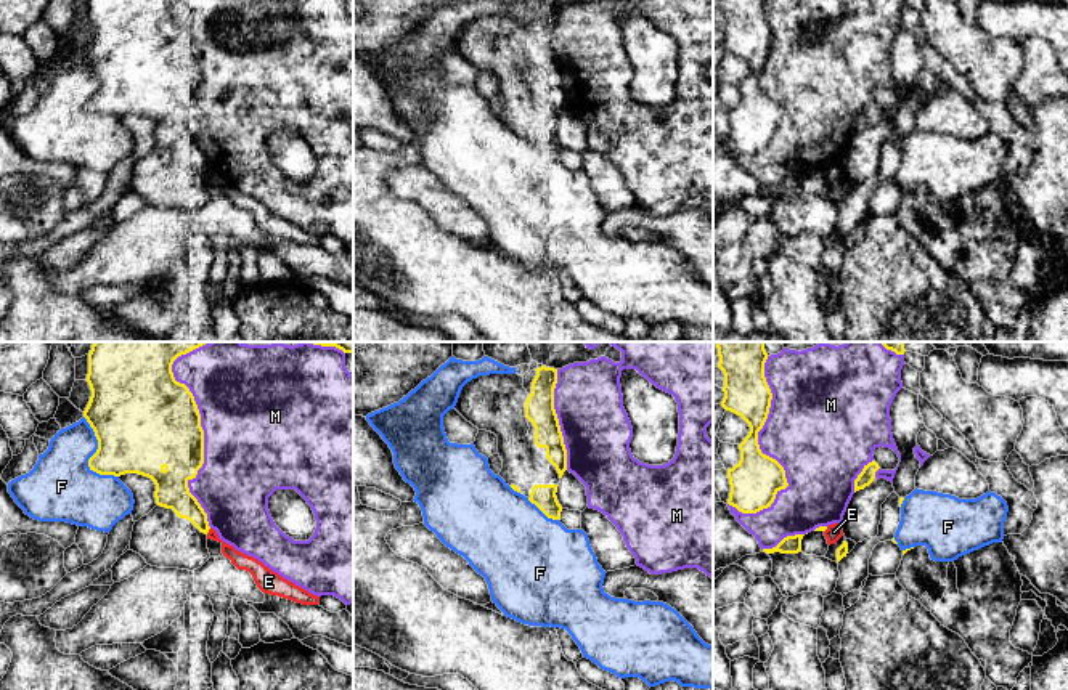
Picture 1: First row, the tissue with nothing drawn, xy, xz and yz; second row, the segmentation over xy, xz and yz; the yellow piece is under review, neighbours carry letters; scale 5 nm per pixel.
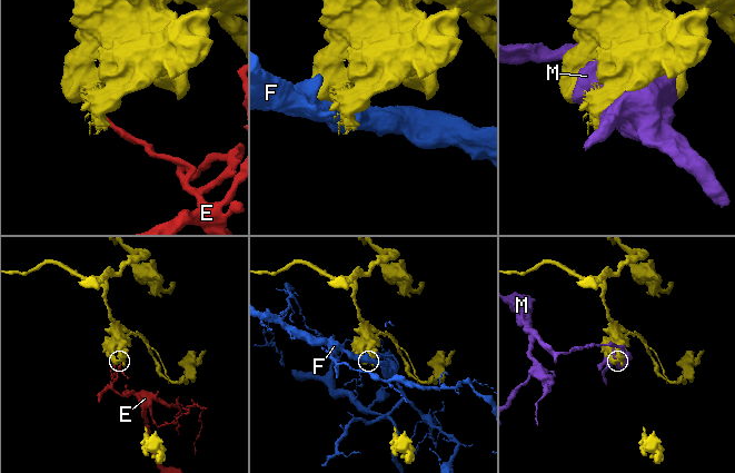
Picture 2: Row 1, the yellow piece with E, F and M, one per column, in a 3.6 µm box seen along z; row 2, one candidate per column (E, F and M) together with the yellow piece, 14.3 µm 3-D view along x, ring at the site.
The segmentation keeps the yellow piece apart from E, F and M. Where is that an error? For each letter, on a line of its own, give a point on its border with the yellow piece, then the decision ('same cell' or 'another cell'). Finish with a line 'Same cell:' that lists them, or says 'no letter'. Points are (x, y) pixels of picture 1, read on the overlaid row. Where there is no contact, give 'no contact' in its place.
E: contact xy (207, 531); another cell
F: contact xy (92, 456); another cell
M: contact xy (201, 427); another cell
Same cell: no letter

